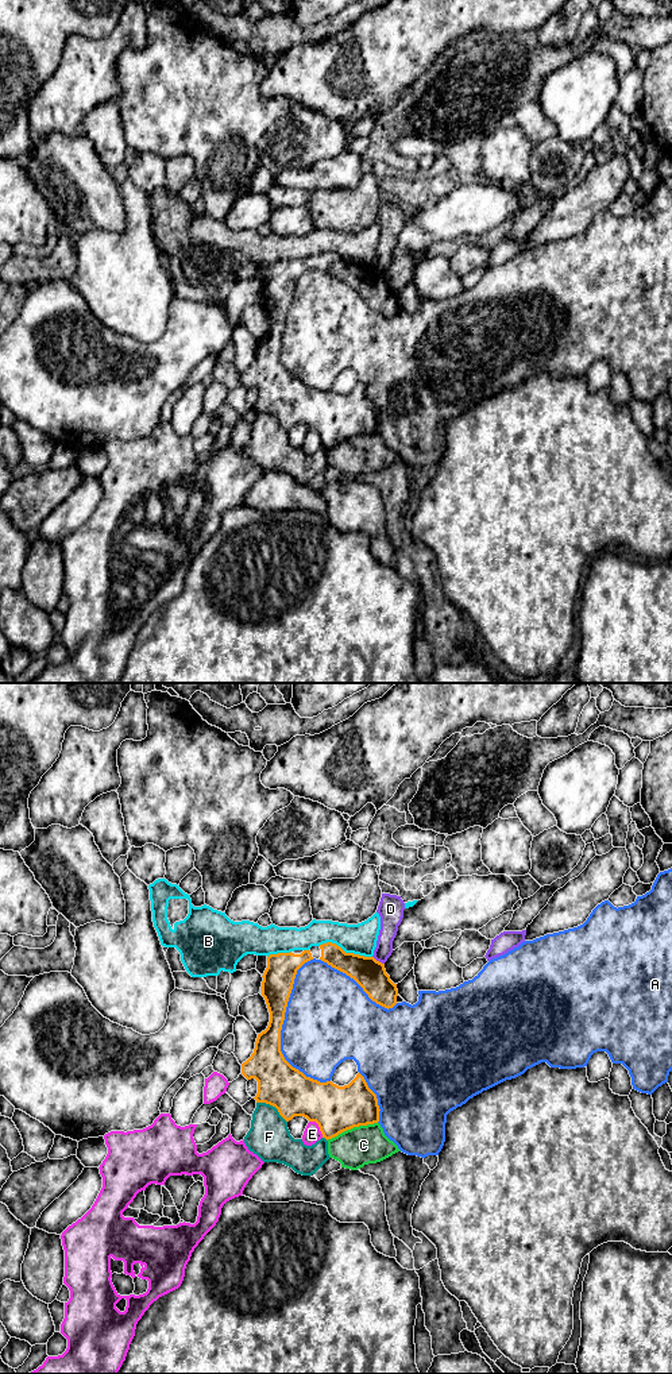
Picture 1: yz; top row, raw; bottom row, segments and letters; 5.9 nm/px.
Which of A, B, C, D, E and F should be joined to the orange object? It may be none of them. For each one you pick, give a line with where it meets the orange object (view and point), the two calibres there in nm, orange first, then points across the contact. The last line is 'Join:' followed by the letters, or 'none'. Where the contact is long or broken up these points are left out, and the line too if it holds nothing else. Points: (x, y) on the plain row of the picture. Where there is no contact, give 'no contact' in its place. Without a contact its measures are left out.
Join: none

